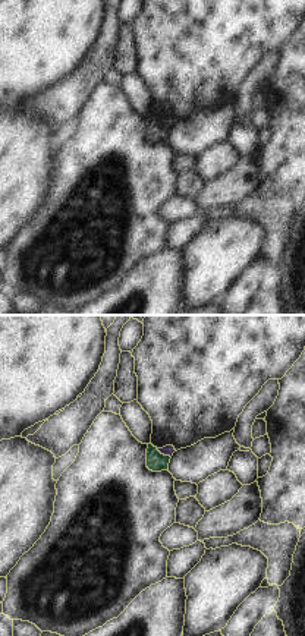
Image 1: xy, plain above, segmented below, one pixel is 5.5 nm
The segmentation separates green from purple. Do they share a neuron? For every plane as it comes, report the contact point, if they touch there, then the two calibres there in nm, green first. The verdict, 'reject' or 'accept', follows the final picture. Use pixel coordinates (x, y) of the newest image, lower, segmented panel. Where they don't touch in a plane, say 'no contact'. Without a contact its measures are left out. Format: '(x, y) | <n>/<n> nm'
(163, 455) | 110/60 nm

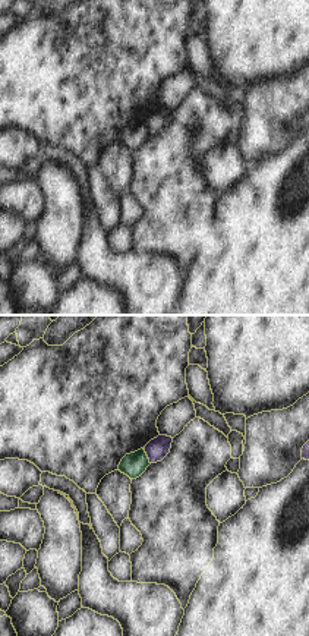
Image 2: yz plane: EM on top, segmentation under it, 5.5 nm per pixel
(147, 456) | 140/120 nm

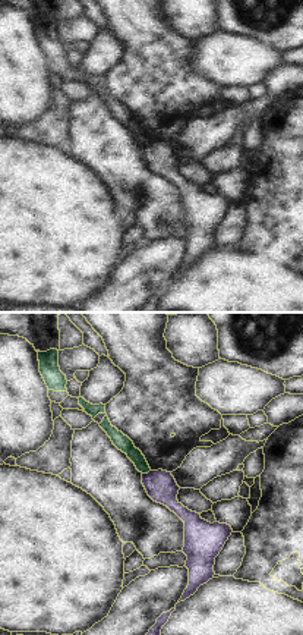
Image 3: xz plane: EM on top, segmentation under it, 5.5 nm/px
(145, 472) | 90/170 nm

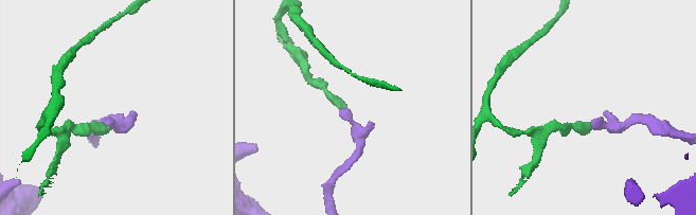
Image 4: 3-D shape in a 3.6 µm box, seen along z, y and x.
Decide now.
reject

